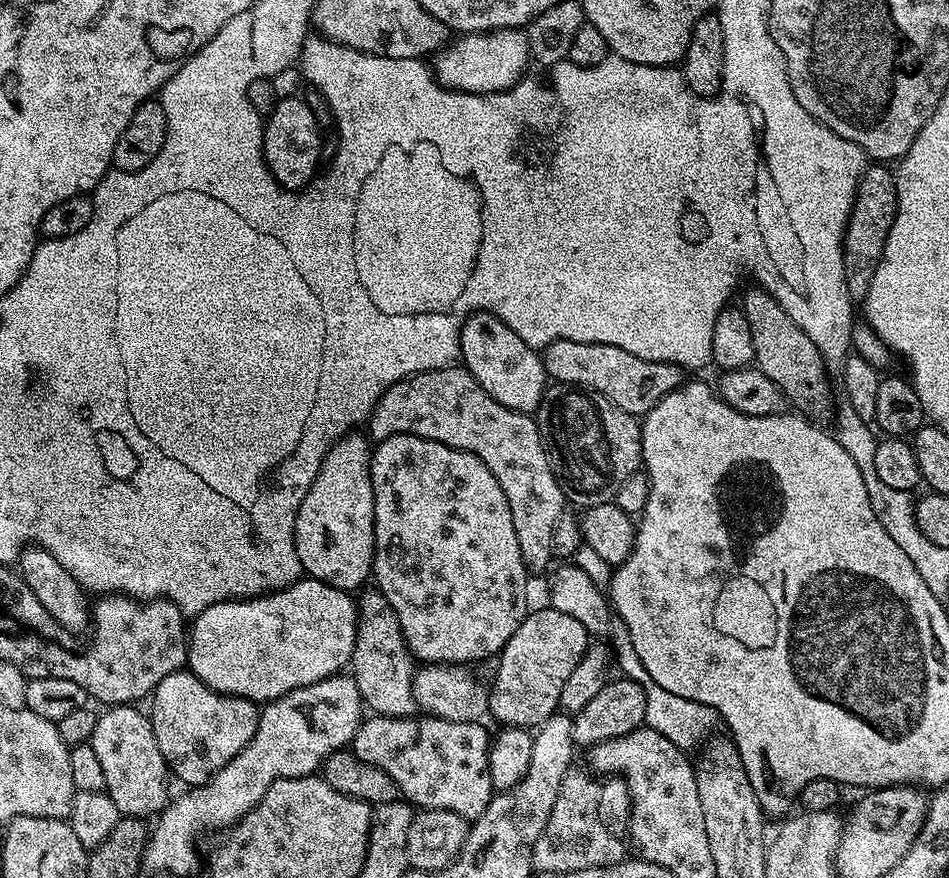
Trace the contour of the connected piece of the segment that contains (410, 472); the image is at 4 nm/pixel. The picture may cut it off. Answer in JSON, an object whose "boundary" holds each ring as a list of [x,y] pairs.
{"boundary":[[[399,432],[396,436],[379,441],[372,448],[372,489],[374,490],[374,546],[376,547],[372,559],[372,576],[375,587],[383,592],[394,614],[398,614],[404,641],[407,642],[413,657],[424,664],[463,664],[465,666],[475,665],[475,660],[490,659],[491,661],[499,657],[506,642],[510,642],[514,630],[518,630],[518,626],[524,621],[526,608],[523,608],[520,603],[524,600],[524,587],[528,584],[530,573],[522,562],[518,534],[514,534],[514,518],[510,518],[510,502],[506,502],[506,494],[502,486],[498,486],[498,478],[490,474],[486,462],[482,462],[482,458],[478,458],[473,452],[463,452],[446,446],[442,442],[434,442],[430,438]]]}

